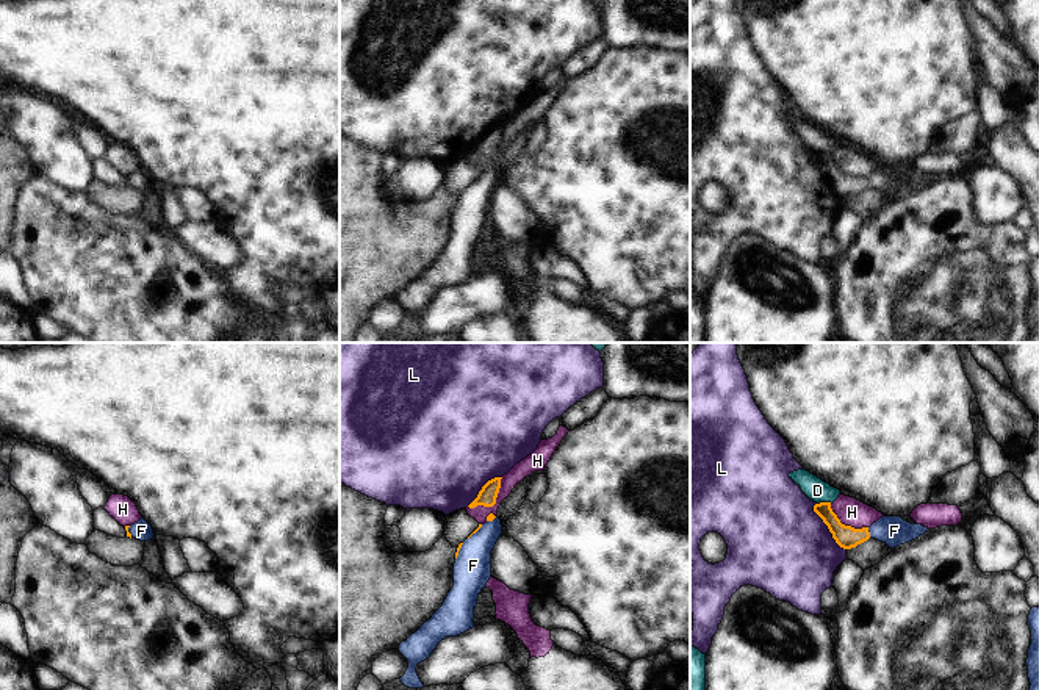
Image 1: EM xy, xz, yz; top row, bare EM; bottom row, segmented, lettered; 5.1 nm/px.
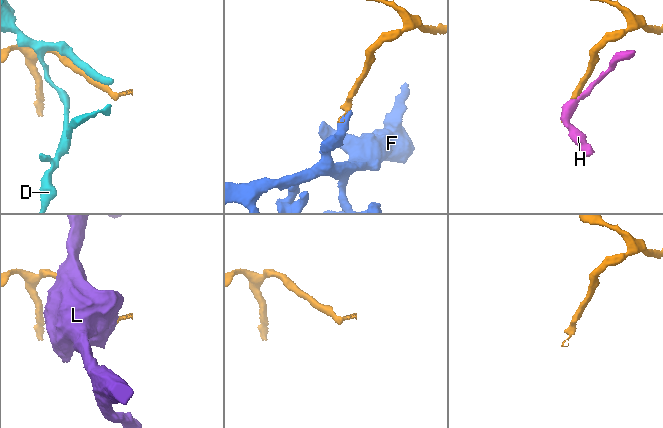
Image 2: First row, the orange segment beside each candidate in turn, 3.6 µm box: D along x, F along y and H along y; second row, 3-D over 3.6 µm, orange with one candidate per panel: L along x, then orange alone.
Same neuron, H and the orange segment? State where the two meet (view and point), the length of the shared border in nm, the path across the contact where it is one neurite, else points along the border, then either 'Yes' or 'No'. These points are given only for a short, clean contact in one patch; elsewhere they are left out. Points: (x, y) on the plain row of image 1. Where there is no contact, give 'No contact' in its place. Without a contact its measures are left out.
Touches orange at xz (493, 154). Shared border 240 nm. No.

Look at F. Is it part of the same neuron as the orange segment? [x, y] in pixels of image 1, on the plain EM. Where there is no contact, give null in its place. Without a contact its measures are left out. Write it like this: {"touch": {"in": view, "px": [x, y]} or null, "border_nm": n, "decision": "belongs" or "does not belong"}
{"touch": {"in": "yz", "px": [869, 182]}, "border_nm": 60, "decision": "belongs"}

